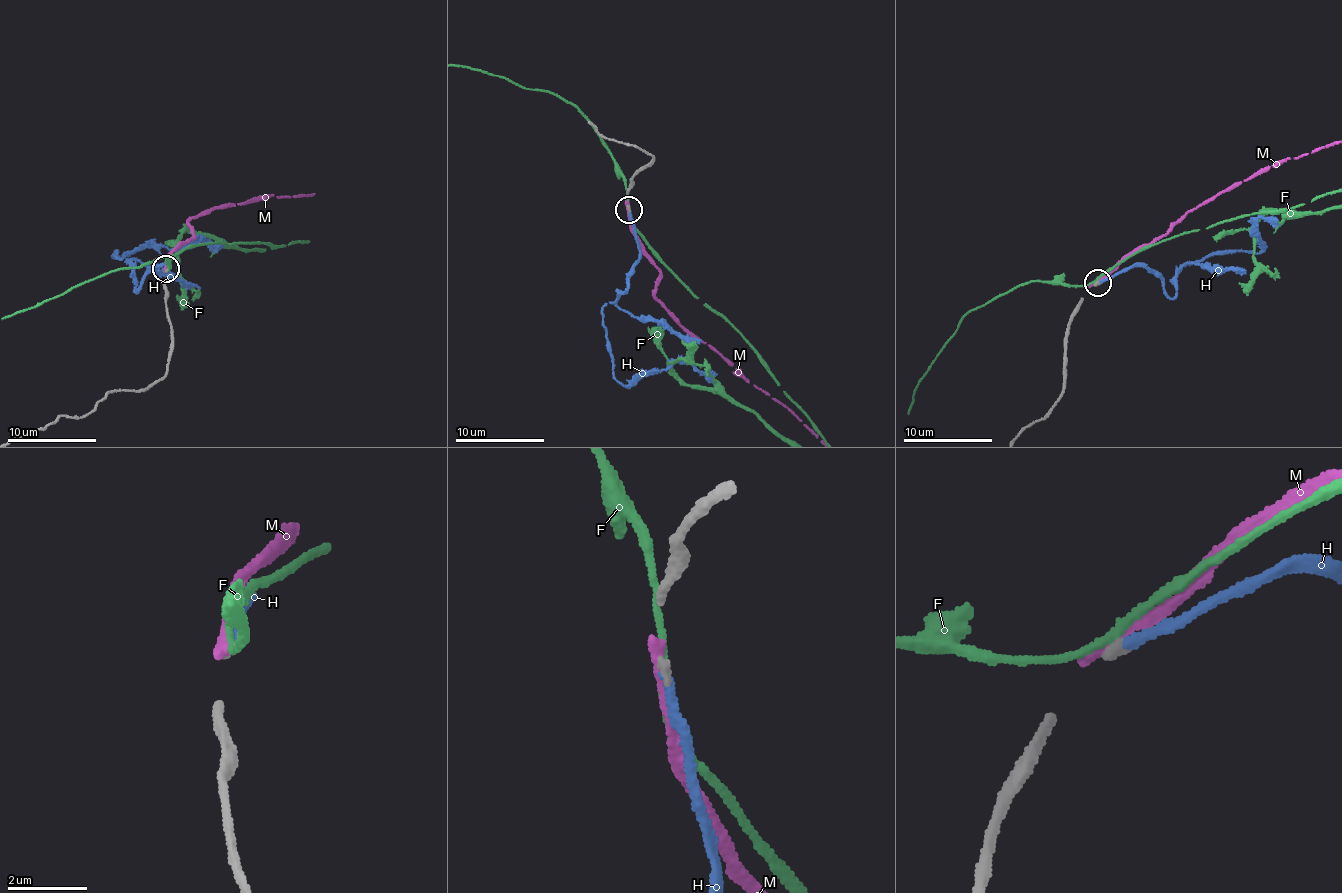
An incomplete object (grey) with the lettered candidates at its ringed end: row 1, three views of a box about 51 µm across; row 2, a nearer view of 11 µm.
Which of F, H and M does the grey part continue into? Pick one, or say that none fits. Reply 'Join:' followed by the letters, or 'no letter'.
Join: H

